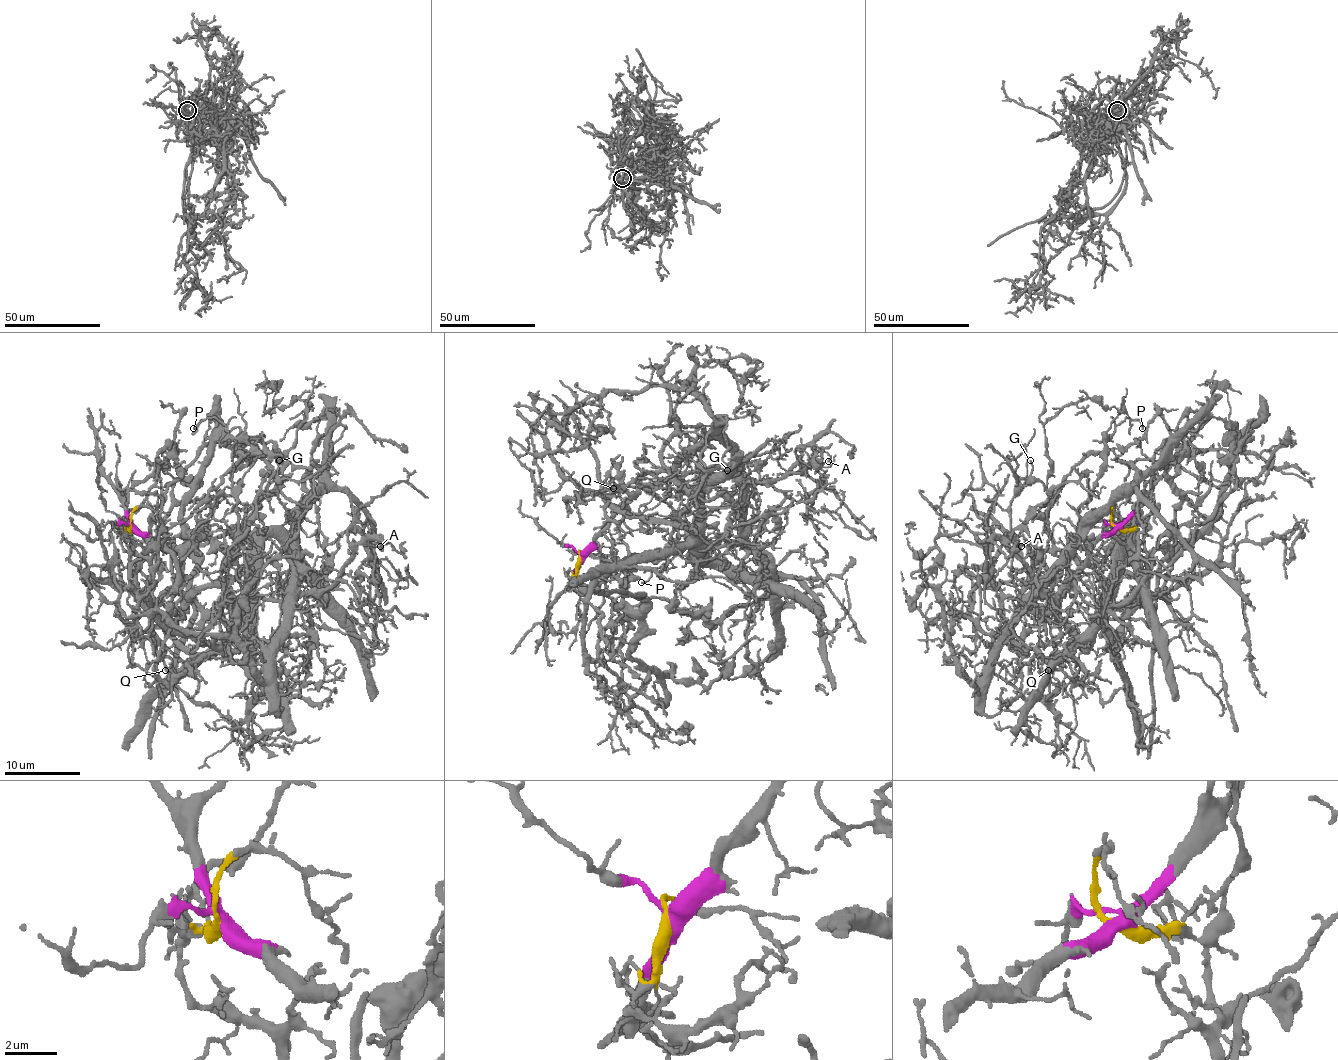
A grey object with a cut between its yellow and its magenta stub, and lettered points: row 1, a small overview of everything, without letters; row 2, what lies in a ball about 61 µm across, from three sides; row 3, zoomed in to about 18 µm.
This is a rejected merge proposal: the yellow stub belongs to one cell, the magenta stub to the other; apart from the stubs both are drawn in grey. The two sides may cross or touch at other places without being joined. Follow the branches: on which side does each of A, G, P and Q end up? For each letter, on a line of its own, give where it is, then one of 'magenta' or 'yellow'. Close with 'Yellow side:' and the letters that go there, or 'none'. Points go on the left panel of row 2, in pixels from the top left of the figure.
A: at (380, 546); magenta
G: at (279, 460); magenta
P: at (193, 428); magenta
Q: at (165, 670); yellow
Yellow side: Q

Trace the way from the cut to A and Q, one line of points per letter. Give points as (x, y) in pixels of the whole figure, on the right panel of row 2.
A: (1118, 526), (1069, 556), (1056, 594), (1029, 586), (997, 646), (1041, 592), (1007, 545), (1022, 547)
Q: (1116, 526), (1142, 533), (1148, 552), (1123, 641), (1116, 652), (1101, 628), (1052, 659), (1041, 652), (1048, 671)

